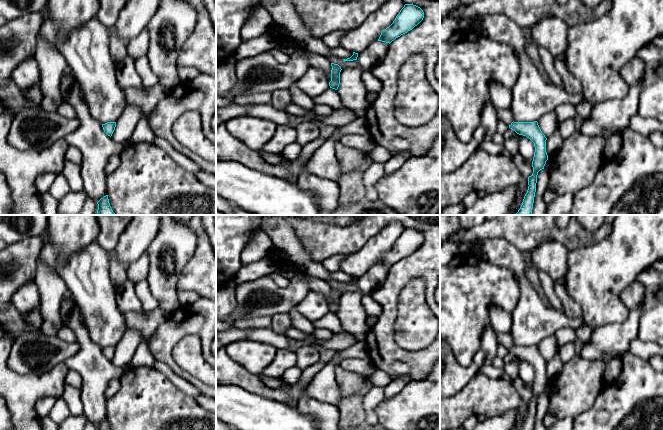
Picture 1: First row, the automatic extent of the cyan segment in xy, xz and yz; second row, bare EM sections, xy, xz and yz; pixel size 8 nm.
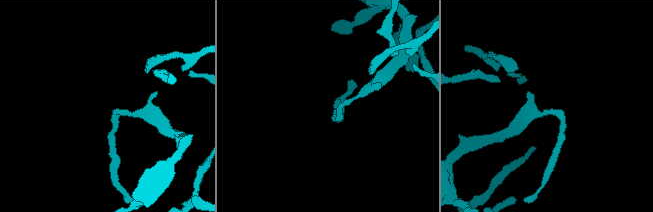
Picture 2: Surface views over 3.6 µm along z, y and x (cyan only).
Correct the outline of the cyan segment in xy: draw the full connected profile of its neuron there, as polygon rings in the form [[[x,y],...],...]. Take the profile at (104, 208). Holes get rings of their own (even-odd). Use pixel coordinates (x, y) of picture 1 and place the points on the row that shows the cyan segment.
[[[108,195],[101,198],[98,202],[97,215],[116,215],[109,203]]]

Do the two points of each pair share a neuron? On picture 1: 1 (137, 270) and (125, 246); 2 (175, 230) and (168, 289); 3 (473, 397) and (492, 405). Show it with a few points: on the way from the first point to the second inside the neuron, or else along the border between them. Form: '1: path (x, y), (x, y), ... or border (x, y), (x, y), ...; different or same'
1: border (145, 251), (129, 264); different
2: path (163, 245), (155, 256), (156, 268), (160, 274); same
3: path (478, 397), (484, 397), (487, 400); same

